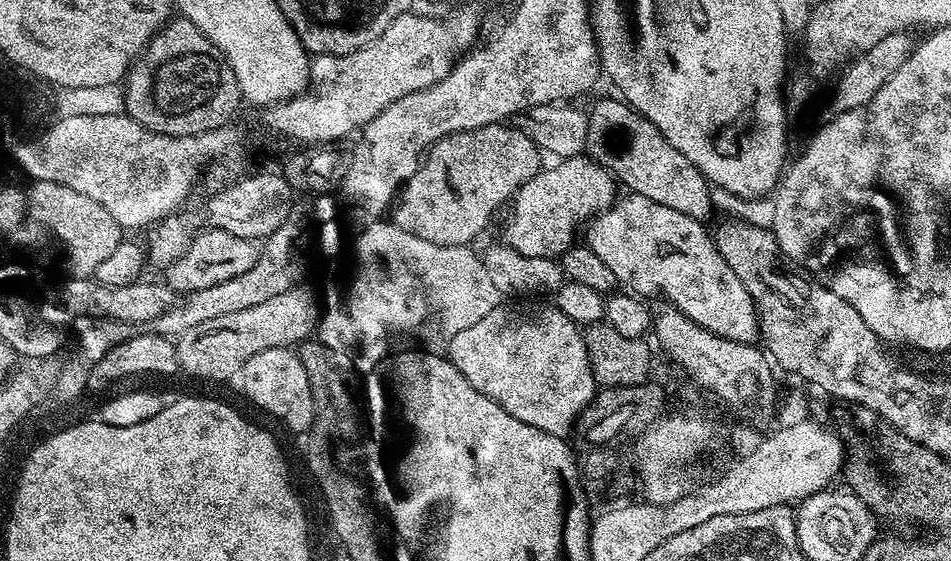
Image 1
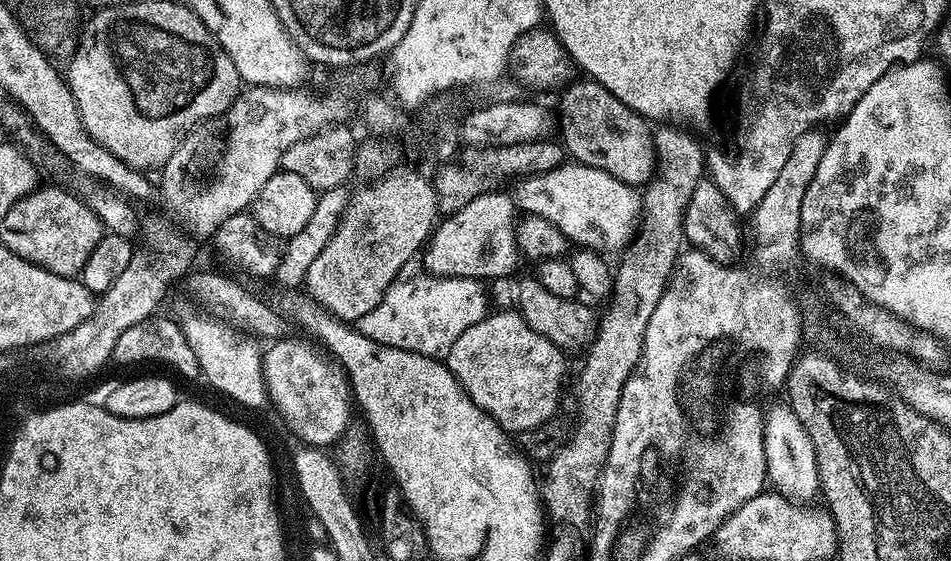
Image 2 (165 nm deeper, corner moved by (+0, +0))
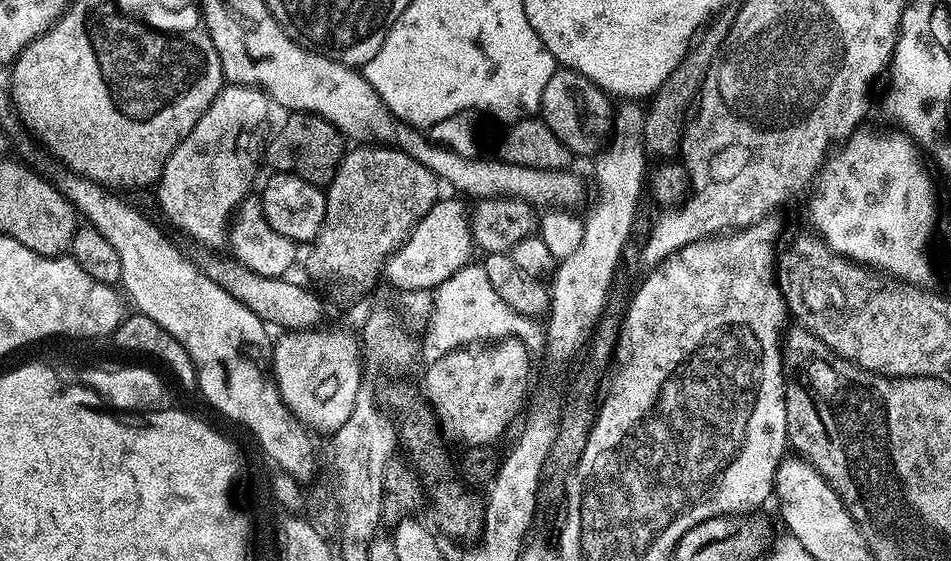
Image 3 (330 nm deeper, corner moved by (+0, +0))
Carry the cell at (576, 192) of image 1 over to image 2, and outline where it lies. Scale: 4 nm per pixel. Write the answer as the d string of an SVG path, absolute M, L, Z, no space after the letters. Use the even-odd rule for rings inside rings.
M497 190L482 194L474 198L474 202L466 202L462 210L445 215L435 225L423 253L427 264L425 267L433 275L461 276L491 282L499 276L511 274L521 254L516 244L518 207L515 199L506 193Z

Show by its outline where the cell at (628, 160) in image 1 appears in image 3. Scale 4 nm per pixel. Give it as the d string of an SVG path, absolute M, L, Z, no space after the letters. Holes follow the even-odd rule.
M560 66L554 74L550 74L550 82L546 82L546 90L542 90L538 116L577 157L591 157L607 141L612 131L614 104L611 102L609 93L593 80L574 68Z

